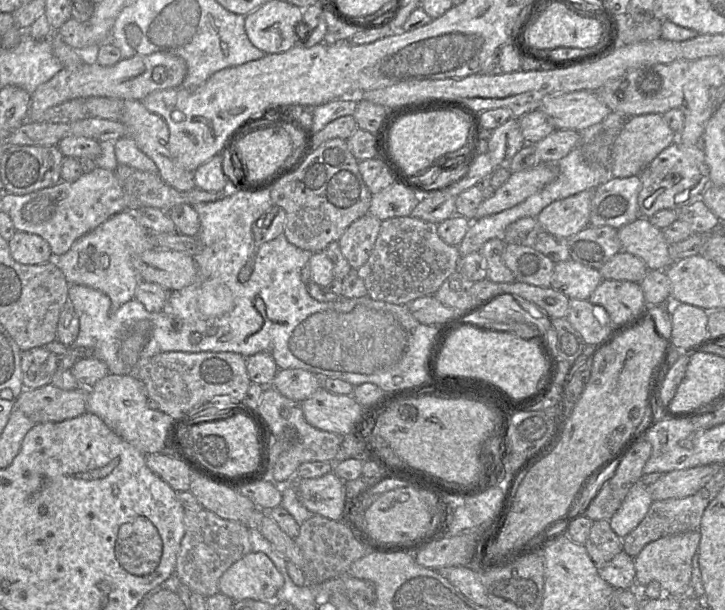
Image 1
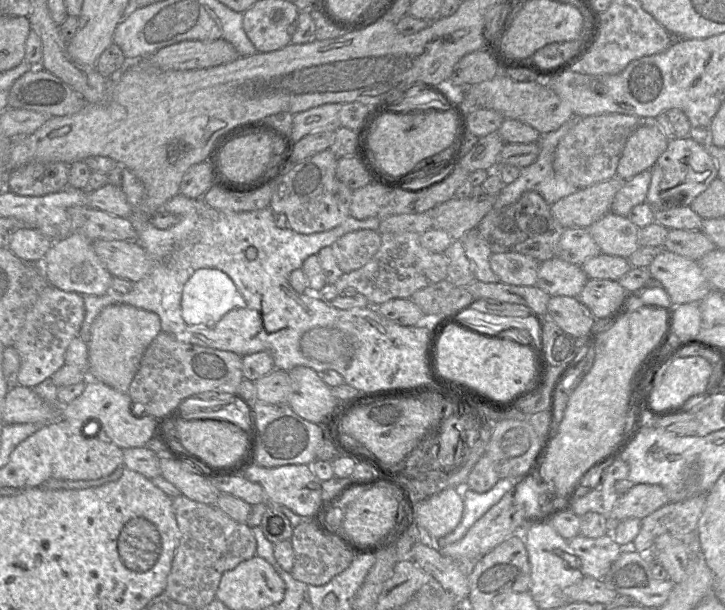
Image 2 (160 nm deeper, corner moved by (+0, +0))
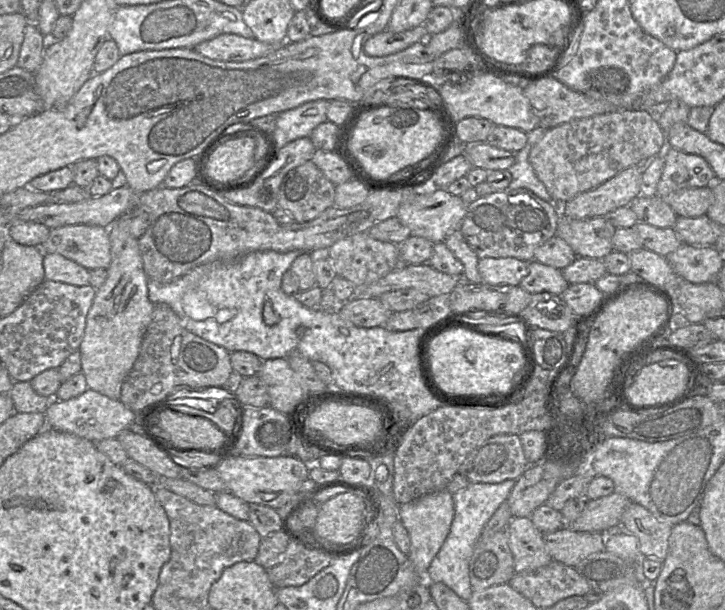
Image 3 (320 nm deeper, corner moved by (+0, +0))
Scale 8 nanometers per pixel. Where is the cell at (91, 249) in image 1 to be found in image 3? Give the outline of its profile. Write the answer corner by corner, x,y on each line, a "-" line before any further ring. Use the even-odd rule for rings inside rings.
45,253
45,279
73,286
90,285
90,271
76,262
56,253

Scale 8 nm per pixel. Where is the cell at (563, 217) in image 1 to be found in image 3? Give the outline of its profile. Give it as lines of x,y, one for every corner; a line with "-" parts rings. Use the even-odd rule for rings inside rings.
631,166
622,170
598,187
558,205
561,215
582,220
606,216
619,207
629,205
639,195
641,173
641,166

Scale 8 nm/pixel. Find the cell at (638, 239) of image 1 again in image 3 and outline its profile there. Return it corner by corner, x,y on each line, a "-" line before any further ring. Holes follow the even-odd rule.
561,215
556,236
562,238
574,251
577,257
603,259
613,251
612,238
616,227
606,217
588,219
570,219

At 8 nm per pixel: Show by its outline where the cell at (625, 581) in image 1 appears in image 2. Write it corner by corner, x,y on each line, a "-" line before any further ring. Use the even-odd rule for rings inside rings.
611,532
599,538
579,534
567,542
580,559
583,575
595,579
601,579
621,553
621,546
611,538

